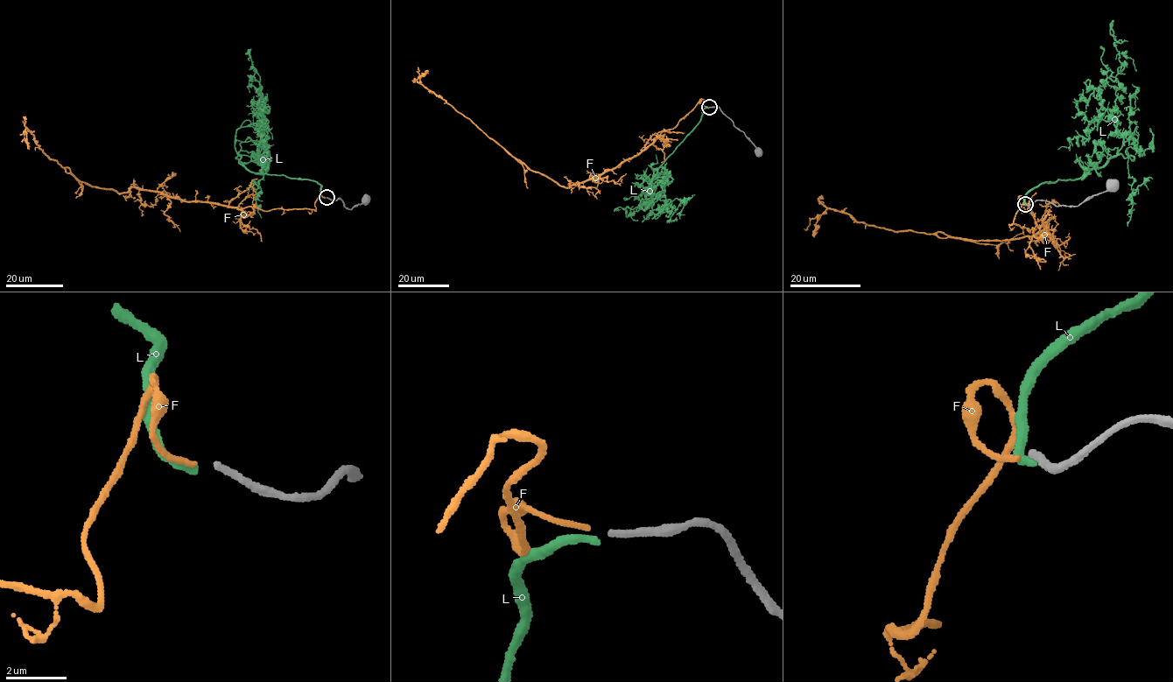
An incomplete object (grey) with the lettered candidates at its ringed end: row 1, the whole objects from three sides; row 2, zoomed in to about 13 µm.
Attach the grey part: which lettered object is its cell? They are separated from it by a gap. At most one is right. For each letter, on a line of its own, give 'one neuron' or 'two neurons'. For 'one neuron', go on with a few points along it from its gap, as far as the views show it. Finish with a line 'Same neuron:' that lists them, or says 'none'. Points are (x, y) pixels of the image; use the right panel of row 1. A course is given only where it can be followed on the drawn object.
F: two neurons
L: two neurons
Same neuron: none

